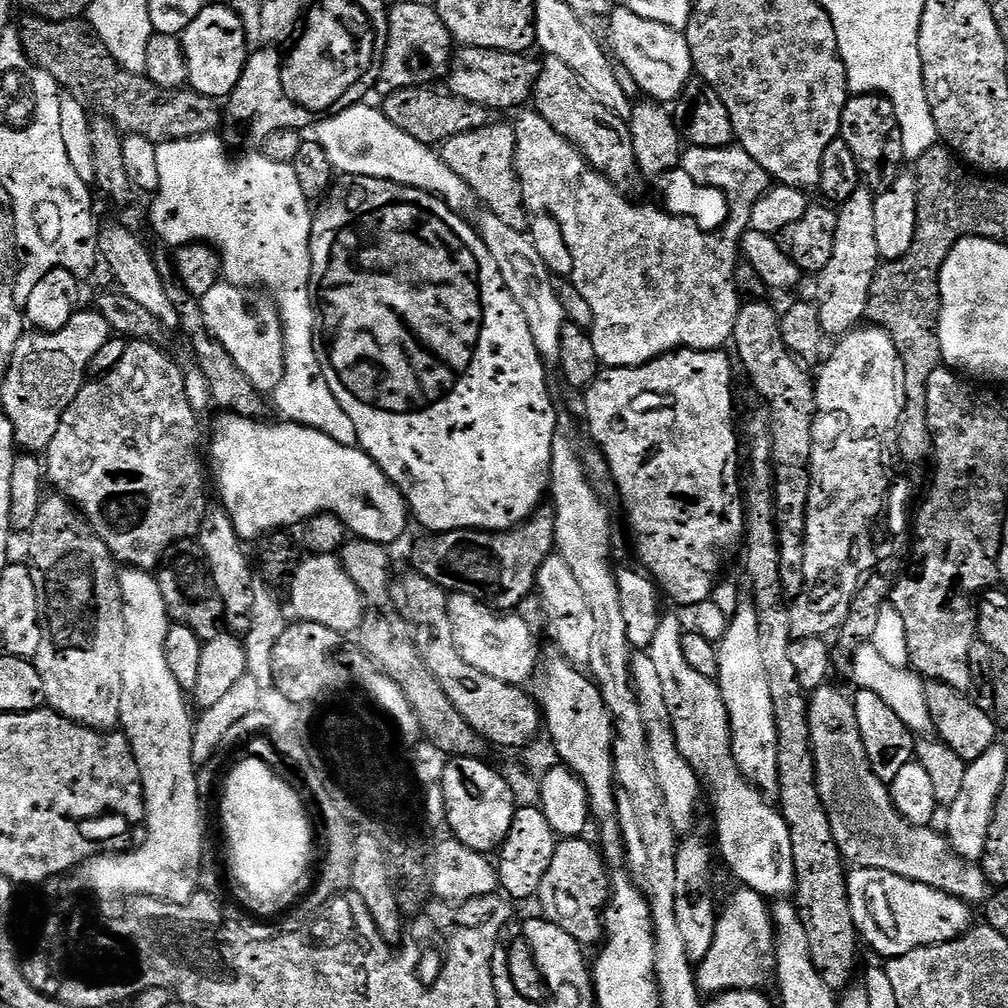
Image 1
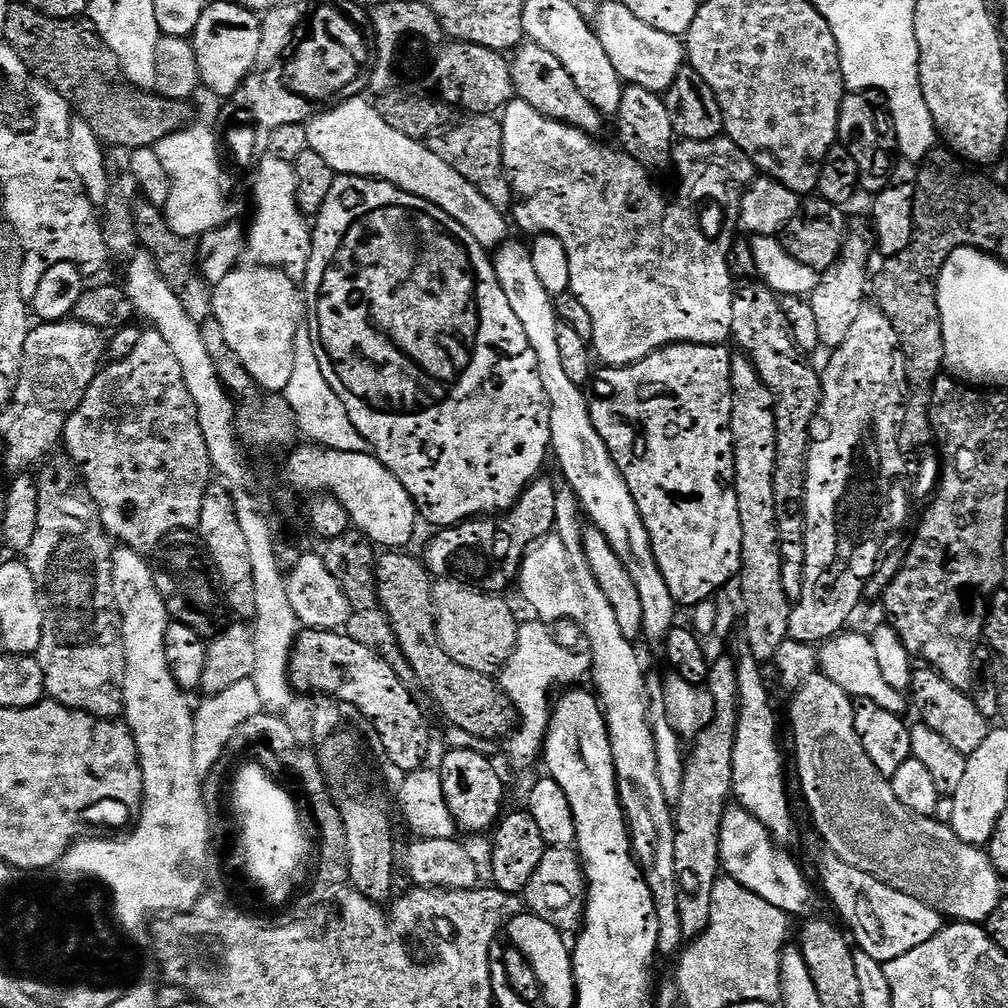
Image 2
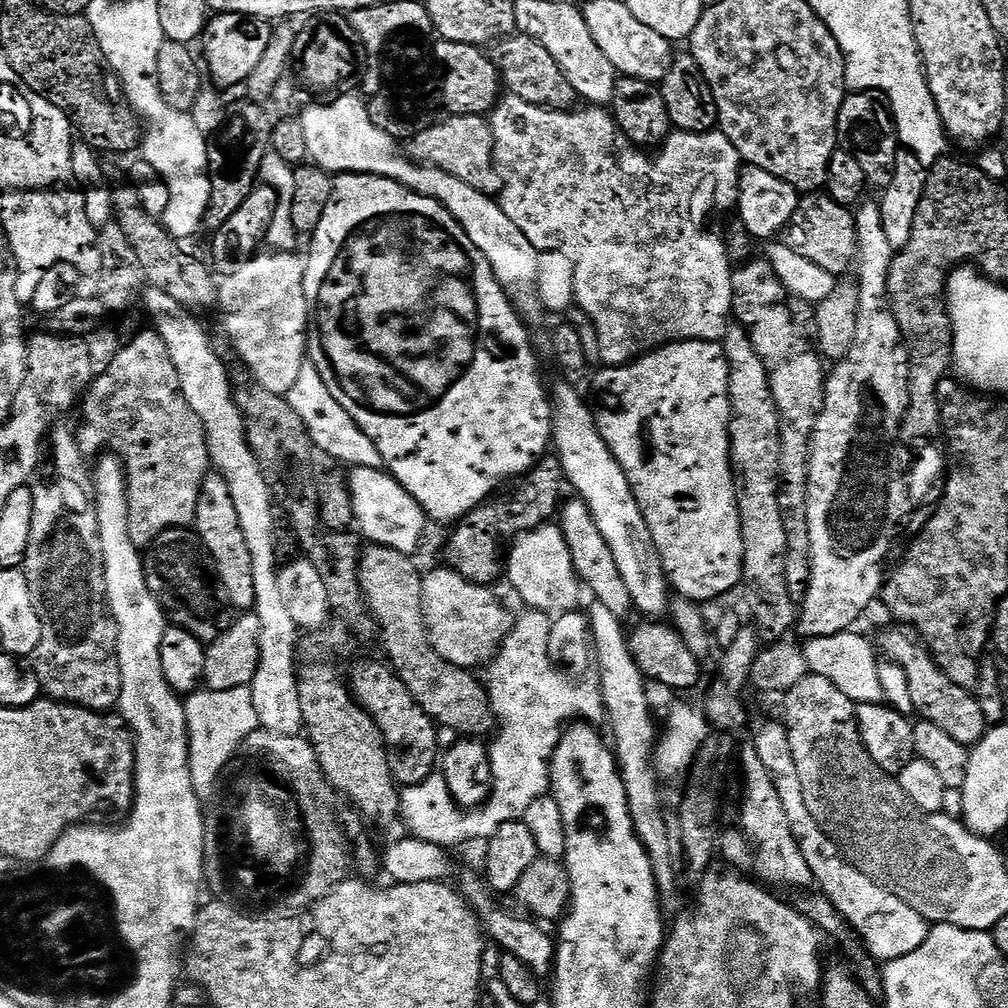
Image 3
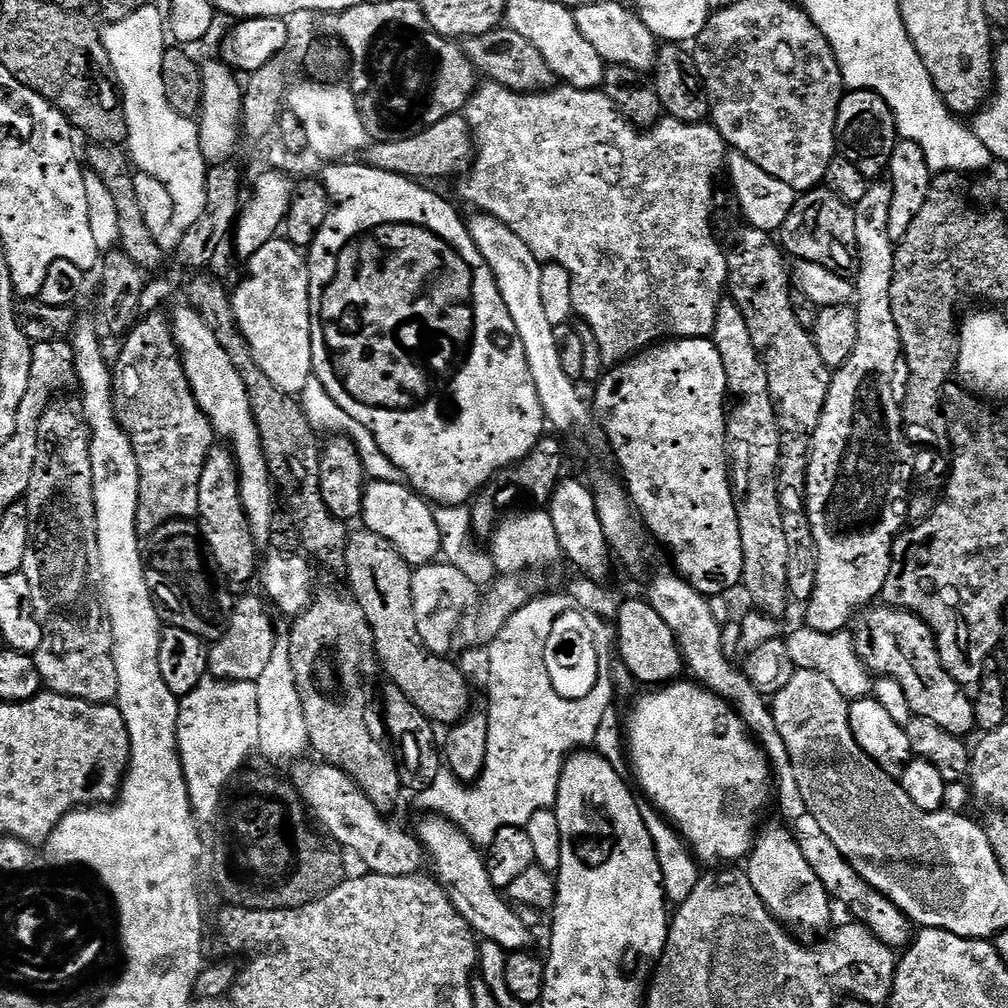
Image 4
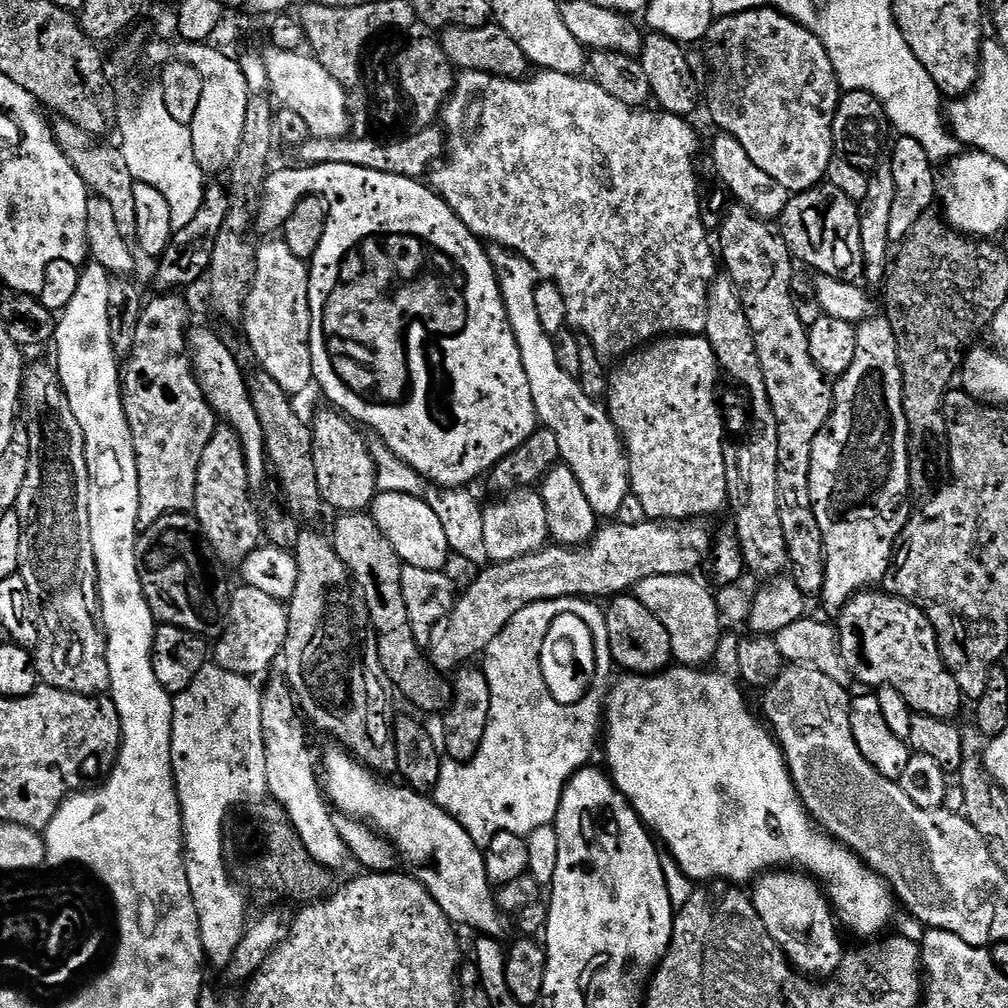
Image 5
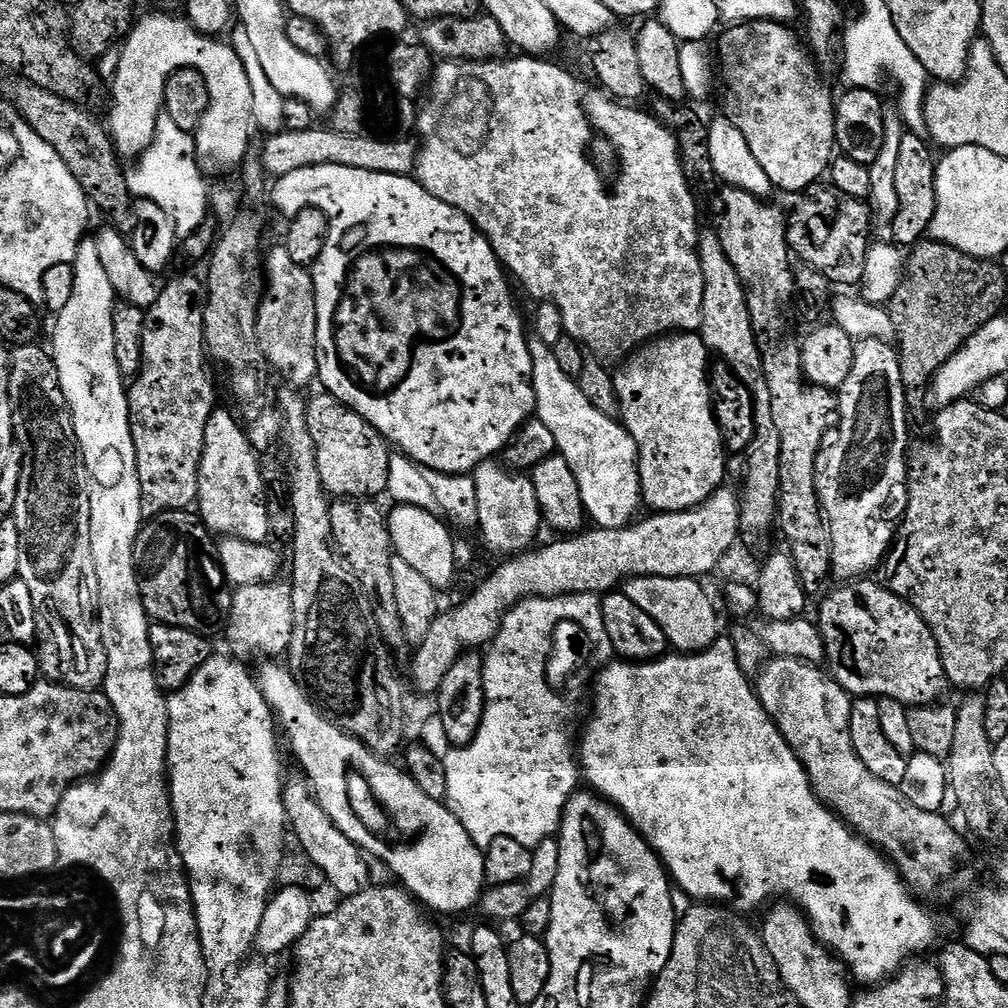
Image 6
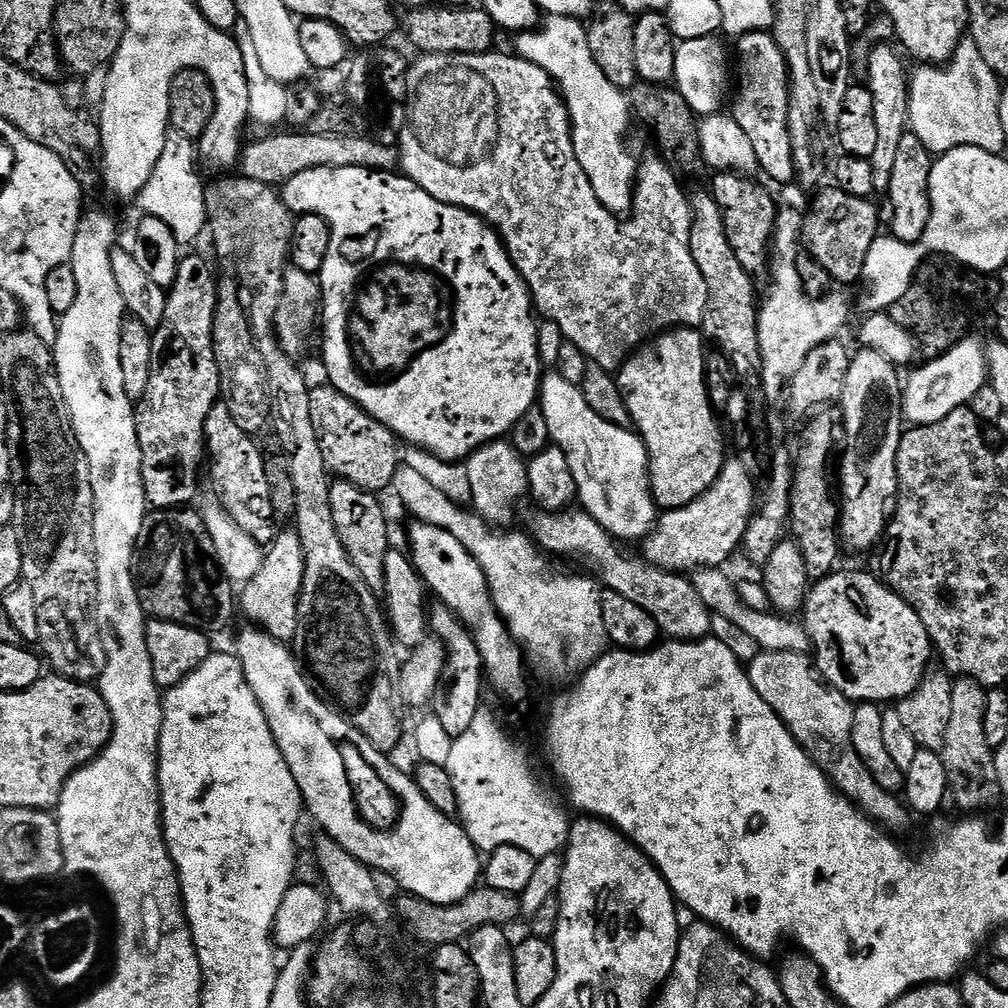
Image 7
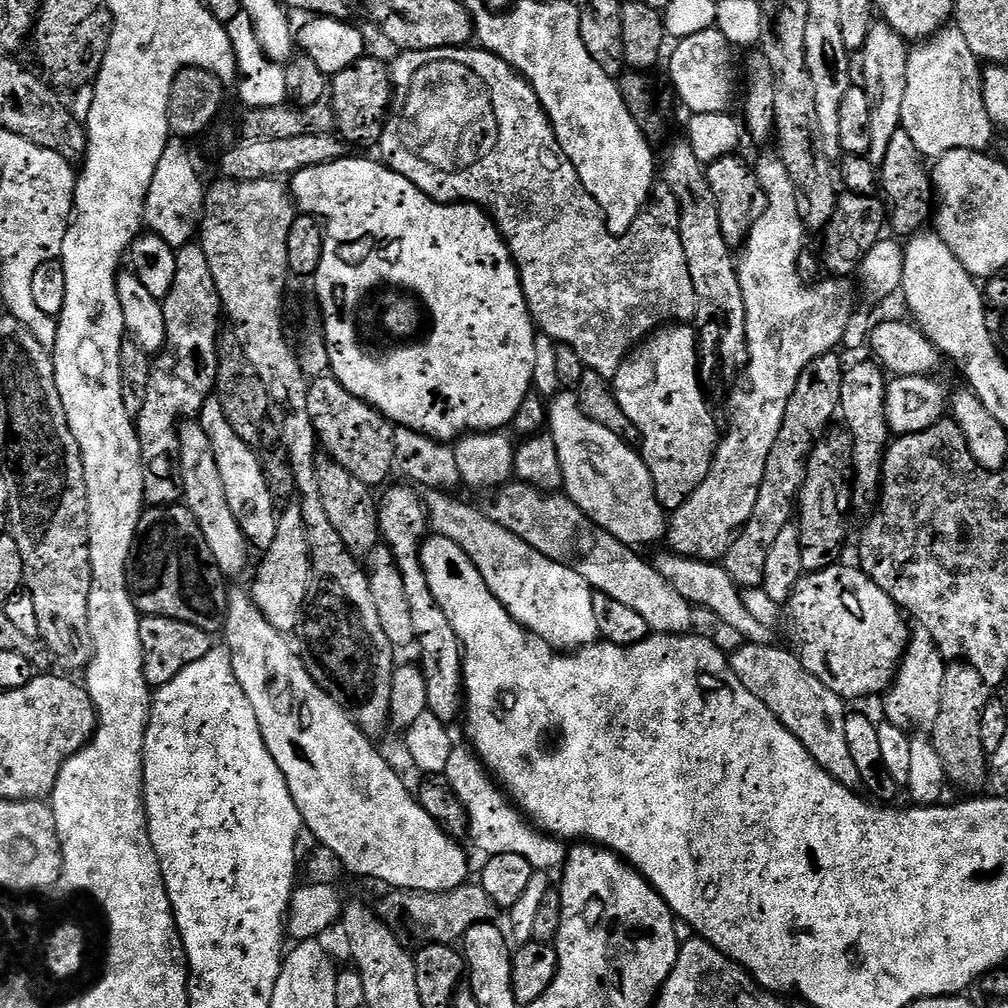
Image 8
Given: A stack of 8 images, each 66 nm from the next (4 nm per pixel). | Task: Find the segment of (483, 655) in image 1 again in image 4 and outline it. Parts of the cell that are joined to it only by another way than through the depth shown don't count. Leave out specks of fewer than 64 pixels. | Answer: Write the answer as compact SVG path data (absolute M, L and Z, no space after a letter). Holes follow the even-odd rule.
M447 562L421 564L412 574L414 622L423 642L434 655L447 657L465 613L478 600L478 588L466 575Z

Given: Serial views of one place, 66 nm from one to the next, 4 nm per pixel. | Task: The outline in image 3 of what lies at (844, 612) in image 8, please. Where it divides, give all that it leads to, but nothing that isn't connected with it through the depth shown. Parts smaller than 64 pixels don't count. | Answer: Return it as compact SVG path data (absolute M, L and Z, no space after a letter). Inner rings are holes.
M892 626L878 640L878 648L884 652L891 663L902 666L906 670L906 682L910 682L910 702L913 713L919 719L934 722L945 734L950 734L954 742L974 746L988 731L990 725L982 714L982 706L978 706L975 695L969 689L950 682L950 678L937 666L919 636L907 626Z

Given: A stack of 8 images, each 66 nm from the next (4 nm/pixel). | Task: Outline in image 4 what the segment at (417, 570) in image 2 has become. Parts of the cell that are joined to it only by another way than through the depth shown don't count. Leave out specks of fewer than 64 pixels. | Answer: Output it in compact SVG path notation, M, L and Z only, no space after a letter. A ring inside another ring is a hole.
M361 527L360 532L353 531L348 537L348 545L344 551L344 567L343 571L348 572L348 584L353 596L355 596L358 606L362 606L362 614L366 614L366 622L370 622L370 630L374 634L374 646L376 647L376 659L379 667L384 668L384 672L388 675L387 679L402 690L402 694L406 694L406 698L410 698L410 702L414 702L414 706L418 706L418 710L422 710L422 714L426 714L426 718L431 720L433 724L447 724L449 726L459 724L470 711L470 705L468 705L468 680L451 664L451 659L436 656L434 653L421 642L420 635L416 629L416 623L414 622L414 606L412 605L412 574L414 571L413 565L407 564L402 558L402 554L398 554L398 550L390 542L386 542L386 538L382 538L378 534L374 534L369 528Z

